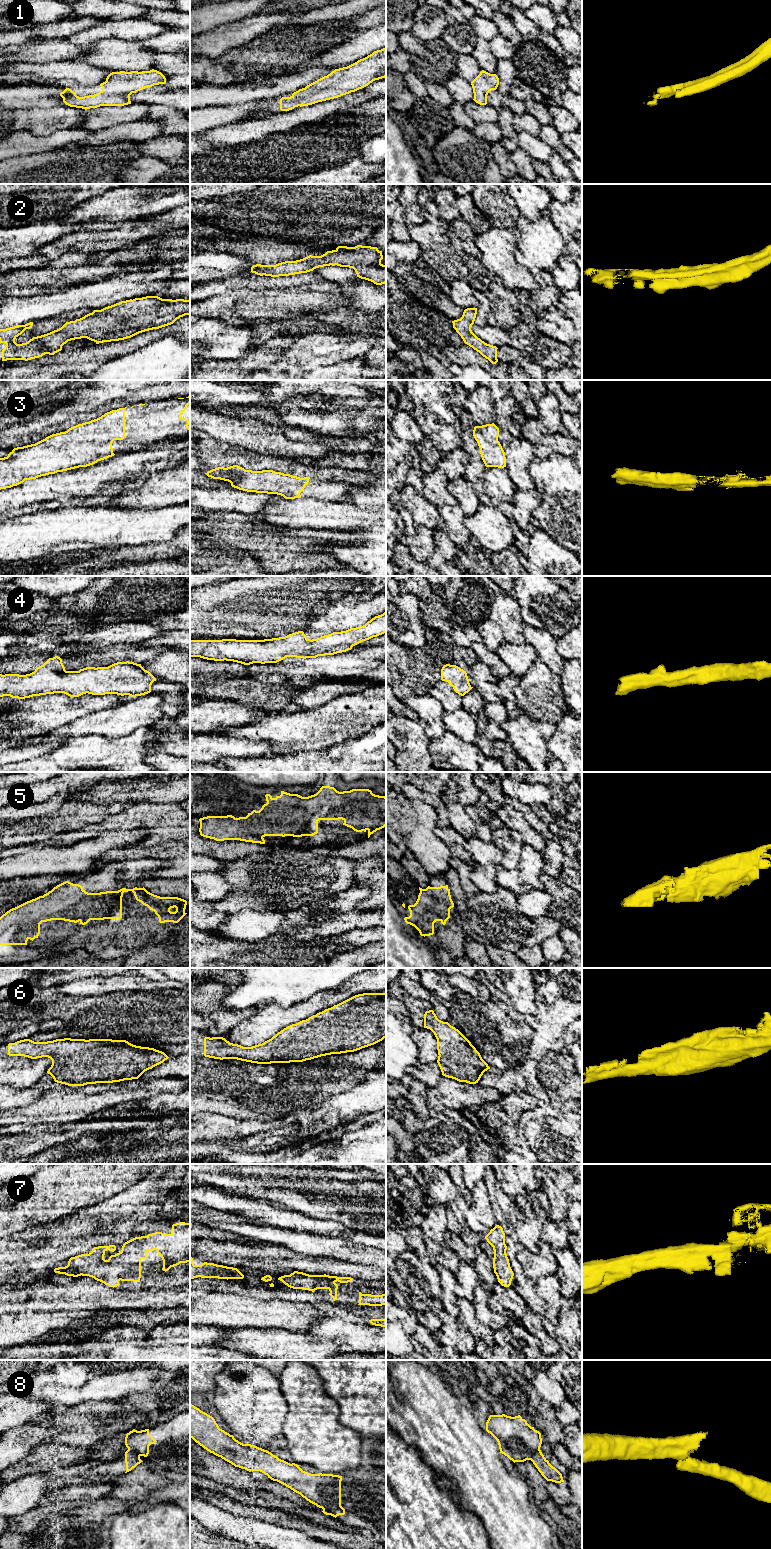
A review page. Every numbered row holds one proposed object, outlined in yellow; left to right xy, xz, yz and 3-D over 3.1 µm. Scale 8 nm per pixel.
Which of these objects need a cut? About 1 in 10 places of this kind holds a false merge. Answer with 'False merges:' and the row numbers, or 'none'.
False merges: 8

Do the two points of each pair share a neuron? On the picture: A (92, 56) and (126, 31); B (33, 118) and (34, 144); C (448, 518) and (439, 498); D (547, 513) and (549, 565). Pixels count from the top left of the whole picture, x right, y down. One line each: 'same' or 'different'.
A: different
B: different
C: different
D: different

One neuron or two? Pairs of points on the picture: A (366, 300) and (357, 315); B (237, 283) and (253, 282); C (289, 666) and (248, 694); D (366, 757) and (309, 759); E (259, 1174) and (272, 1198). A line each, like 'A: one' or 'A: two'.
A: two
B: one
C: two
D: one
E: one

